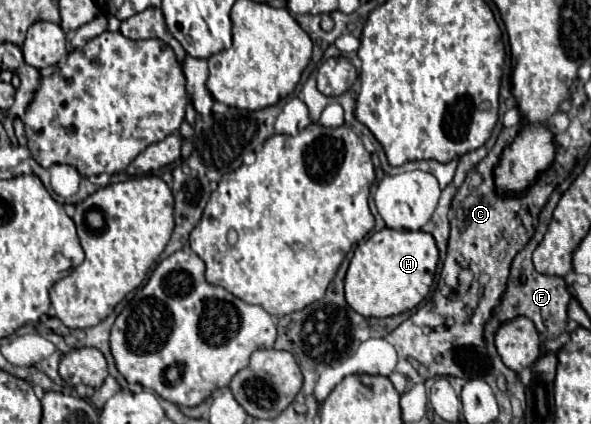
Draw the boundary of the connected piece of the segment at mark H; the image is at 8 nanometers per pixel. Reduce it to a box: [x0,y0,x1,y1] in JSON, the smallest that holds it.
[344,227,438,319]

